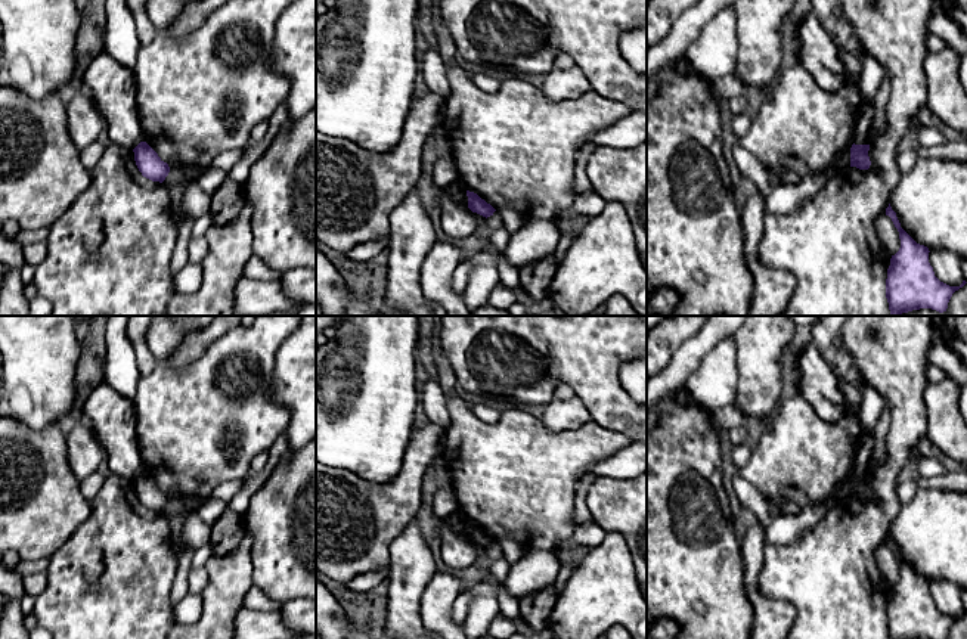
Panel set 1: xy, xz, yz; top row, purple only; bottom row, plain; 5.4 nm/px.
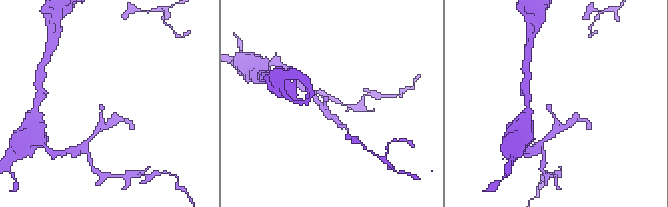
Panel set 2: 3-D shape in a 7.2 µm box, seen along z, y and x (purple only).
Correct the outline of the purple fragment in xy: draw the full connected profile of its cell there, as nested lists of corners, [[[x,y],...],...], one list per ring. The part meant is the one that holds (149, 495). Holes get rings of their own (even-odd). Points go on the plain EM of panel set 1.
[[[140,472],[134,480],[134,491],[143,508],[162,514],[170,503],[170,497],[146,474]]]

